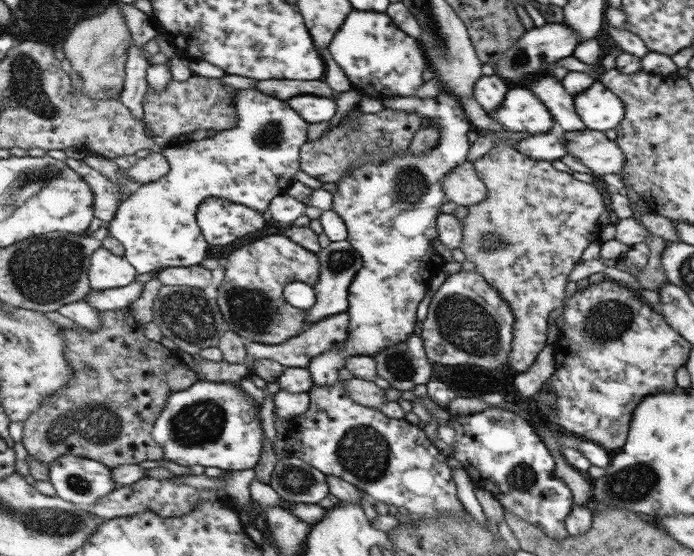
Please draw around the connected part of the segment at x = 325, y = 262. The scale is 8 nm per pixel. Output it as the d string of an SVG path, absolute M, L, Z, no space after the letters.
M347 239L330 242L325 248L320 248L315 255L319 261L318 279L312 286L315 293L315 302L304 310L306 312L304 328L311 323L324 319L326 316L346 312L349 284L351 284L351 279L362 265L359 253L347 242Z

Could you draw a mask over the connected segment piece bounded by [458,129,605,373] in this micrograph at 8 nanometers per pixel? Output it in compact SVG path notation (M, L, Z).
M476 129L478 134L495 138L494 145L472 162L475 174L486 188L487 196L475 206L467 207L467 214L460 220L462 239L458 249L472 262L474 272L480 274L491 288L507 303L513 315L511 344L507 364L522 373L533 364L545 346L545 333L549 314L564 302L567 276L580 262L583 250L598 240L597 218L605 210L601 194L592 184L575 180L570 173L551 167L545 160L529 158L514 149L515 140L497 135L495 131Z

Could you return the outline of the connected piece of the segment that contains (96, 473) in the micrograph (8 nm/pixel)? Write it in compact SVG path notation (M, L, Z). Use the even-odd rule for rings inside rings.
M64 454L47 466L48 481L65 502L86 508L117 488L110 469L86 457Z

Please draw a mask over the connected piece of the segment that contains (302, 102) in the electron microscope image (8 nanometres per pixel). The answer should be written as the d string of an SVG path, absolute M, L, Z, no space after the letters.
M300 94L286 99L287 104L307 123L327 122L335 114L333 98Z

